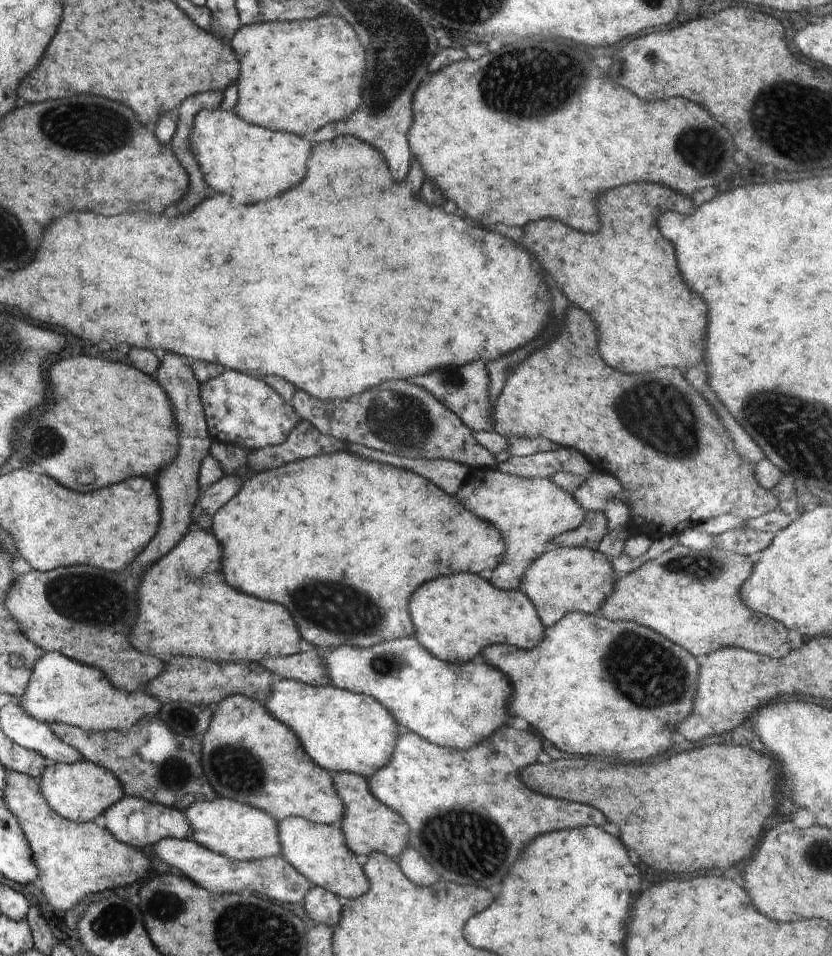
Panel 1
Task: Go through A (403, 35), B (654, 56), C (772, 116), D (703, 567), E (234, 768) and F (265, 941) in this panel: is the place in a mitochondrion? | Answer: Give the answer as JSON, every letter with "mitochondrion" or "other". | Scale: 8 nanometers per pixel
{"A":"mitochondrion","B":"mitochondrion","C":"mitochondrion","D":"mitochondrion","E":"mitochondrion","F":"mitochondrion"}

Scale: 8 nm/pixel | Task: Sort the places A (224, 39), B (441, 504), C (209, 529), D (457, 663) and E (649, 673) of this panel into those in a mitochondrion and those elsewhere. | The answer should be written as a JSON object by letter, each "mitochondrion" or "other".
{"A":"other","B":"other","C":"other","D":"other","E":"mitochondrion"}

